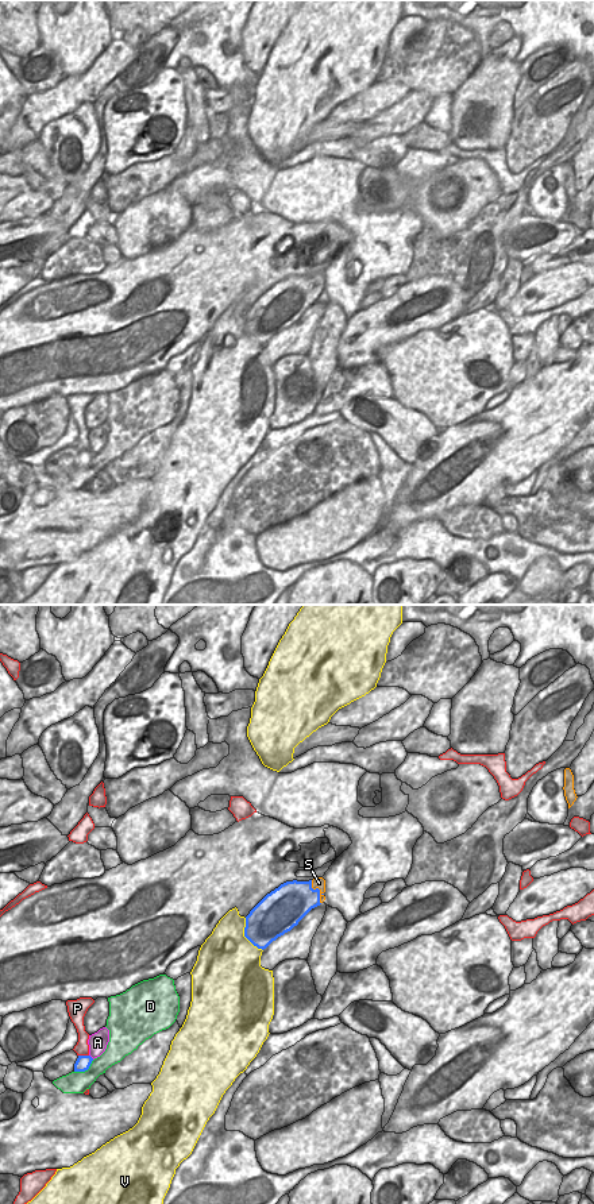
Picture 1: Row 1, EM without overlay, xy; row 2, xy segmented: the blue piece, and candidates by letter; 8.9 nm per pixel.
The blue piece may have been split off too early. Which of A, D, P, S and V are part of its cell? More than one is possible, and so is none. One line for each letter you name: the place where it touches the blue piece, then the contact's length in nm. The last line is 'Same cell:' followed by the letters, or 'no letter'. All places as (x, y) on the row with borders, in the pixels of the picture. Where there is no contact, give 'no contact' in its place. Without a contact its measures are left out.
S: xy (319, 890) | 240 nm
Same cell: S

